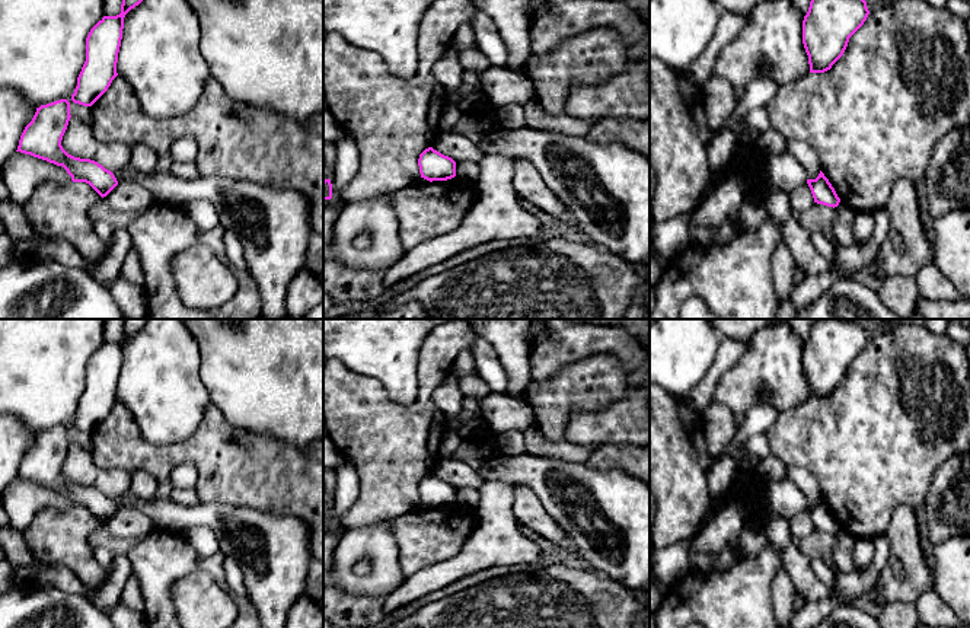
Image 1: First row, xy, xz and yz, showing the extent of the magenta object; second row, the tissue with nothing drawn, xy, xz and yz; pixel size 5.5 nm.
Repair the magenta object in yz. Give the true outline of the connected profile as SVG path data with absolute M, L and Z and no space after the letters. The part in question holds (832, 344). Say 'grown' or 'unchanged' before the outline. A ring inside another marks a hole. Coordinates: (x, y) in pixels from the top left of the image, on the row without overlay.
unchanged | M817 319L803 347L810 399L830 396L868 341L867 328L858 319Z

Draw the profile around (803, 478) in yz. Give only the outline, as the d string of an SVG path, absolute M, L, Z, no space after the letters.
M788 466L788 479L800 487L807 498L808 506L816 506L820 500L820 488L817 479L804 468Z

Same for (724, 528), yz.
M722 506L709 523L689 541L689 554L718 554L727 548L738 549L738 538L744 525L744 514L738 506Z

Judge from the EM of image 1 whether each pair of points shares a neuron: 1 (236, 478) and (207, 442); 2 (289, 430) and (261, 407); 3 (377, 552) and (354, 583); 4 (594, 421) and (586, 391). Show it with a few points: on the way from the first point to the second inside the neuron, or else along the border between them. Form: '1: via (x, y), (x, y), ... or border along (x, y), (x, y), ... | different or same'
1: via (230, 469), (216, 455), (216, 450) | same
2: via (281, 423), (268, 410) | same
3: via (377, 563), (377, 570), (364, 583) | same
4: border along (622, 397), (603, 408), (576, 411), (564, 432) | different

